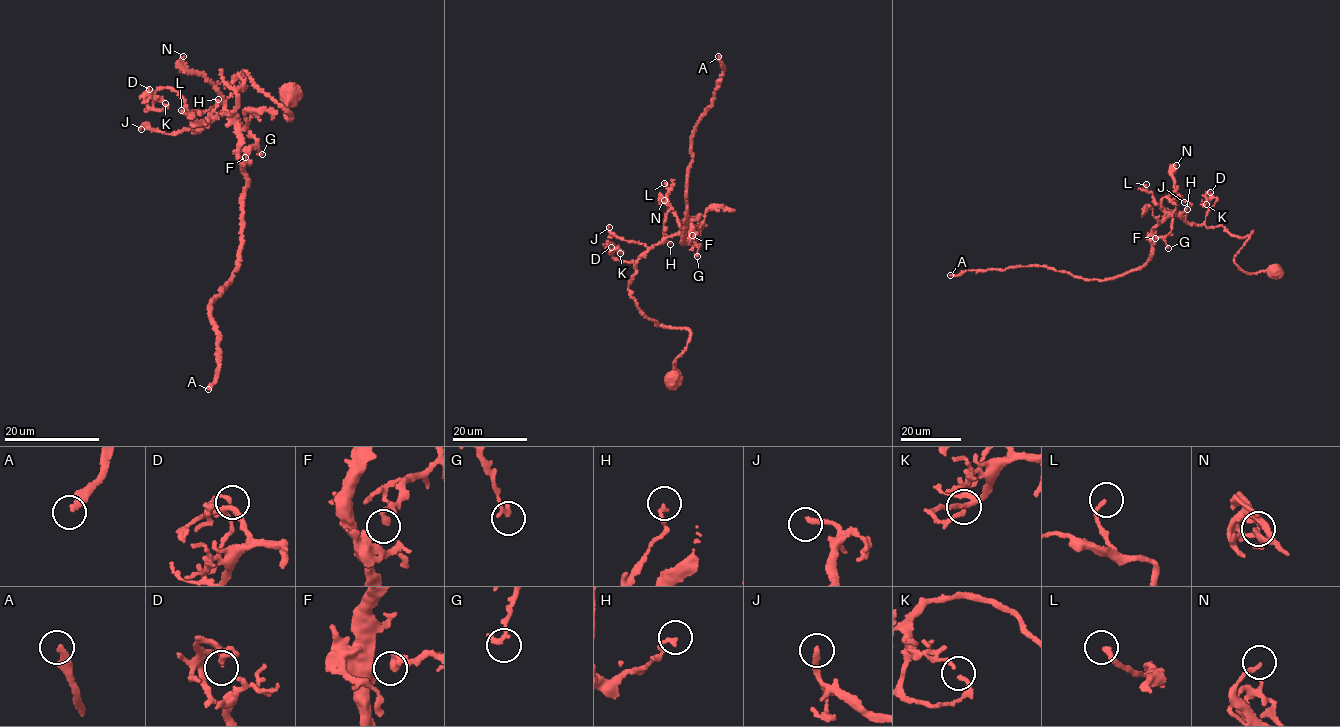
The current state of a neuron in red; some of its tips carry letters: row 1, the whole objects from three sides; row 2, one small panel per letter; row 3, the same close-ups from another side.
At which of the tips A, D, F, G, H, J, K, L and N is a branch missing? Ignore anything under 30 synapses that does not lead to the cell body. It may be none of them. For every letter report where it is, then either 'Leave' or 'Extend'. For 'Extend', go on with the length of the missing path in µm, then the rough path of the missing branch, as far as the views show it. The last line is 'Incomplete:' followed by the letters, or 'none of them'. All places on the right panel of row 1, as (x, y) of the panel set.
A: Place: (950, 275). Extend. Missing length about 200 µm
D: Place: (1210, 192). Leave
F: Place: (1155, 238). Leave
G: Place: (1168, 248). Leave
H: Place: (1187, 209). Leave
J: Place: (1184, 202). Leave
K: Place: (1206, 204). Leave
L: Place: (1146, 184). Leave
N: Place: (1176, 165). Leave
Incomplete: A

